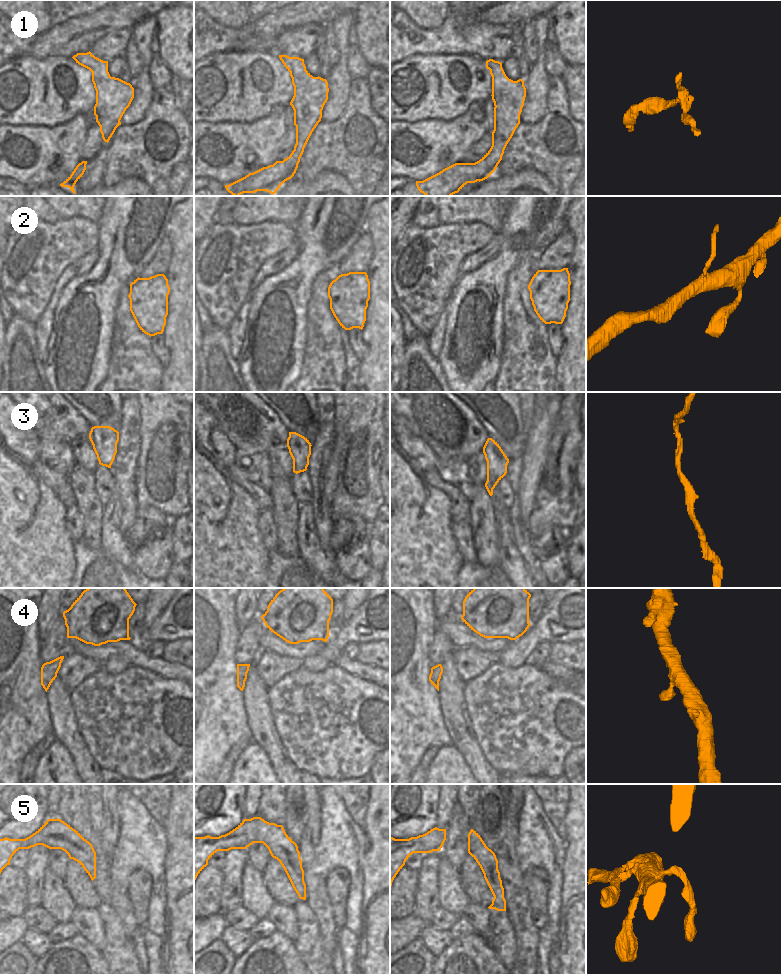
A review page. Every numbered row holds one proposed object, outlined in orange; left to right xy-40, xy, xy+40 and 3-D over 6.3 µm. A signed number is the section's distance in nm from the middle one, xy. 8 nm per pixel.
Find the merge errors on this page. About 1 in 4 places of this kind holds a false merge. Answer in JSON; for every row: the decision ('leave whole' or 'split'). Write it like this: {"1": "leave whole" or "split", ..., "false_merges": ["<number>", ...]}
{"1": "split", "2": "leave whole", "3": "leave whole", "4": "leave whole", "5": "leave whole", "false_merges": ["1"]}

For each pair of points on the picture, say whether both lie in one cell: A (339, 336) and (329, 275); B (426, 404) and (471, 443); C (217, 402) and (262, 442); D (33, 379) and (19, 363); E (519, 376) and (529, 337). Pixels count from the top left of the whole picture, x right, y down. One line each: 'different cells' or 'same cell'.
A: same cell
B: same cell
C: same cell
D: same cell
E: same cell

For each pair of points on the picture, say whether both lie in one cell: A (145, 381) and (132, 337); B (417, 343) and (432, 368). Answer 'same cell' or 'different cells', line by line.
A: same cell
B: same cell

